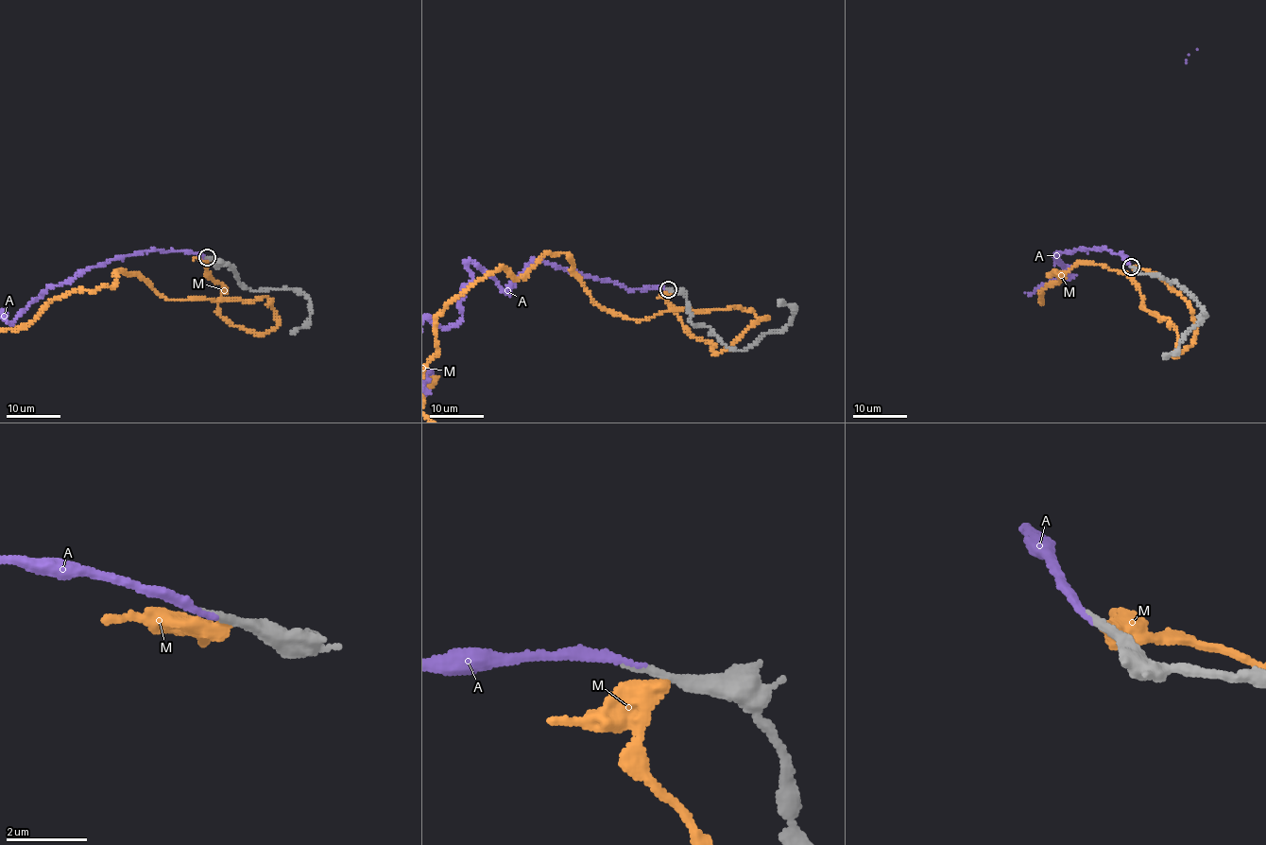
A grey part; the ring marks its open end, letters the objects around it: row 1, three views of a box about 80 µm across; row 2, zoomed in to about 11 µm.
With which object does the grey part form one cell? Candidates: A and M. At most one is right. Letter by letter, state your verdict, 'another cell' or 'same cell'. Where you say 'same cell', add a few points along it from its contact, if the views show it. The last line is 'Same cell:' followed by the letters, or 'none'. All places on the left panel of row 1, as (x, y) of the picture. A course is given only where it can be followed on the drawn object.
A: same cell
M: another cell
Same cell: A

